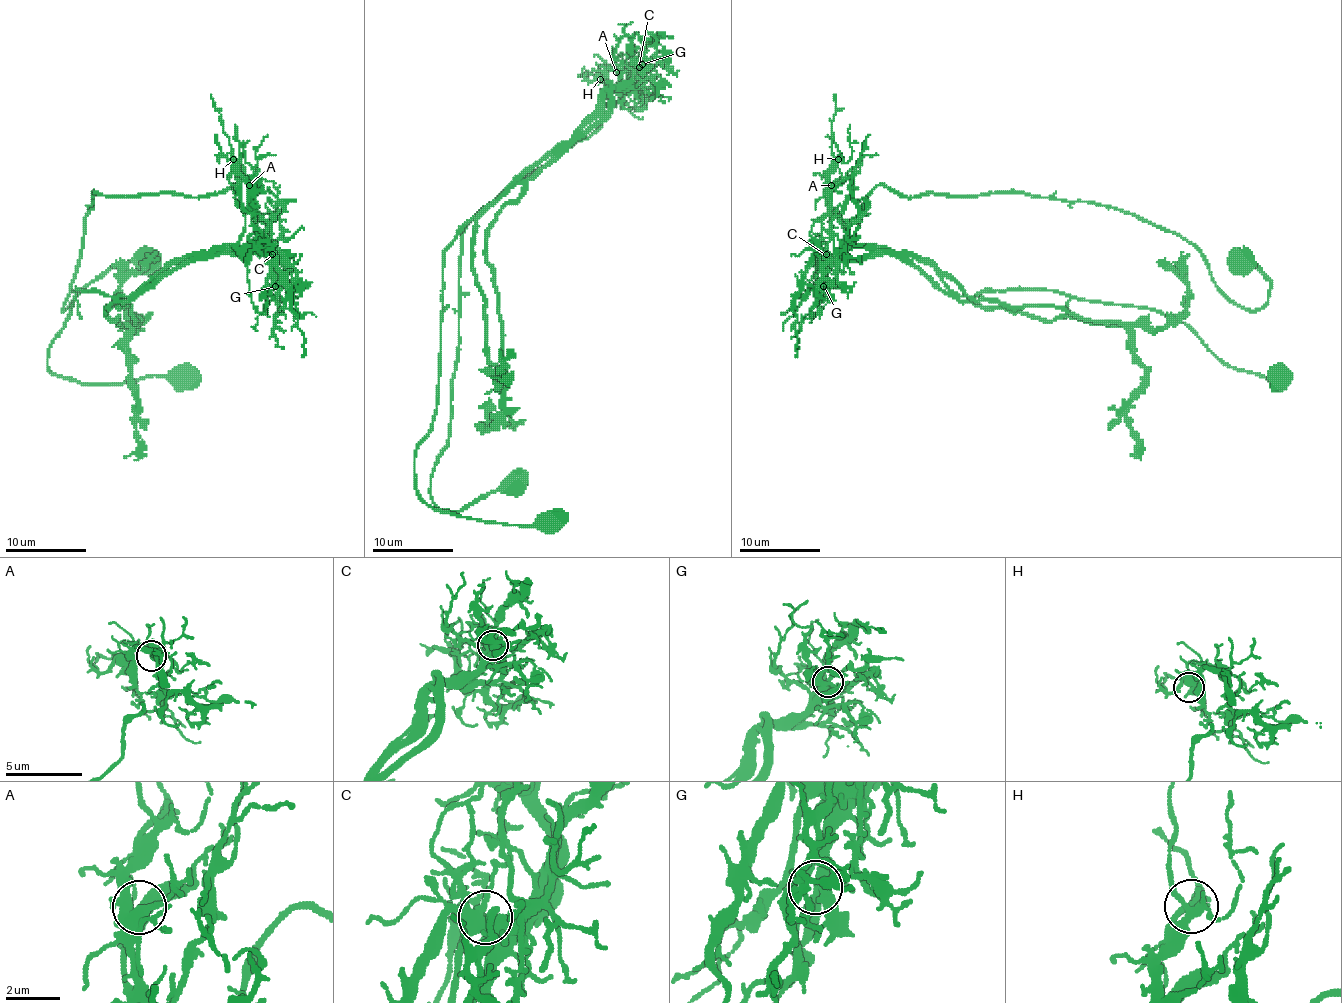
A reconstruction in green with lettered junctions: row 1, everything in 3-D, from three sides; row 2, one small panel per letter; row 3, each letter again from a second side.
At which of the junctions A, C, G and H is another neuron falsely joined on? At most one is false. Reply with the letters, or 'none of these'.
C

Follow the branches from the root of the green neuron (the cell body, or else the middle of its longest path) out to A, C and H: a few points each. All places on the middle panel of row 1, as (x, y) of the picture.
A: (513, 485), (459, 511), (430, 497), (459, 359), (461, 234), (600, 125), (604, 93), (622, 89), (616, 72)
C: (513, 485), (459, 511), (430, 497), (459, 359), (461, 234), (586, 139), (612, 101), (604, 93), (638, 66)
H: (513, 485), (459, 511), (430, 497), (459, 359), (461, 234), (600, 125), (604, 93), (622, 77), (600, 79)

